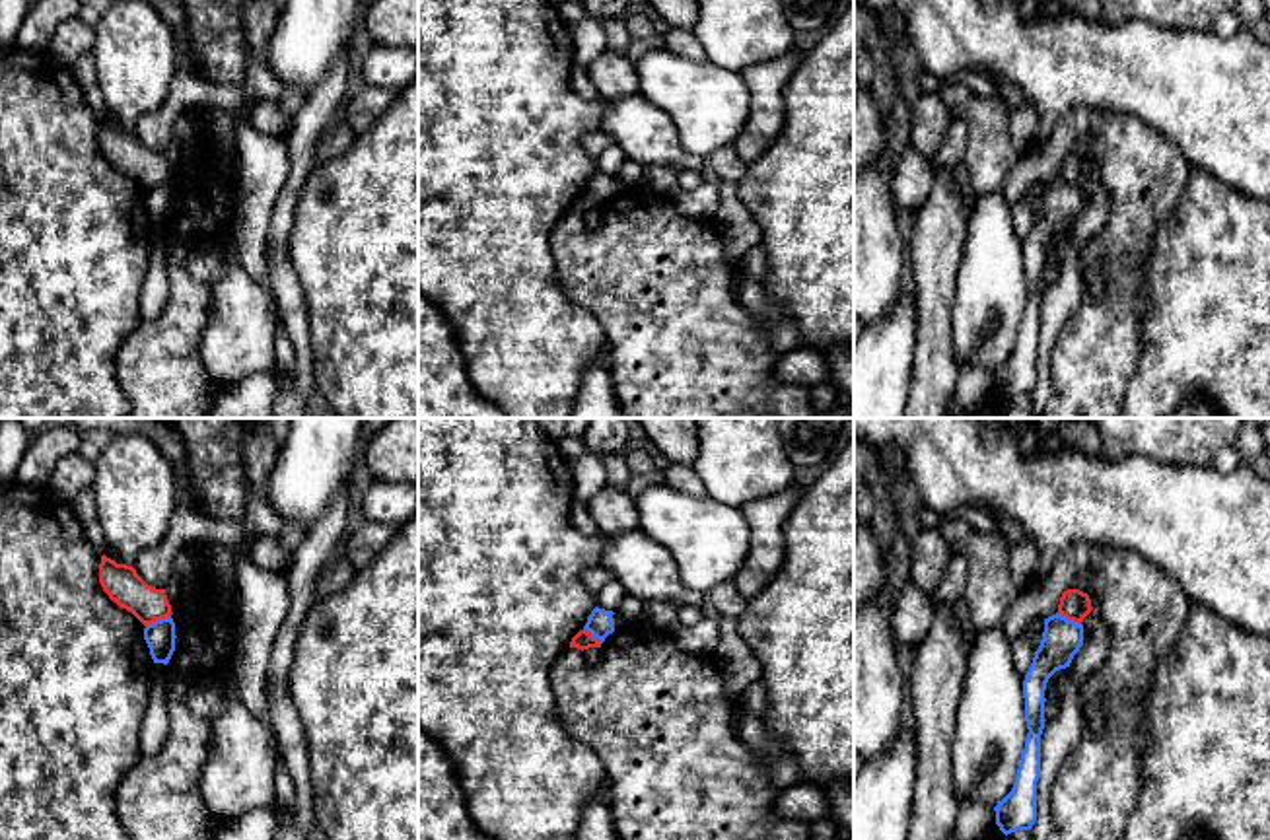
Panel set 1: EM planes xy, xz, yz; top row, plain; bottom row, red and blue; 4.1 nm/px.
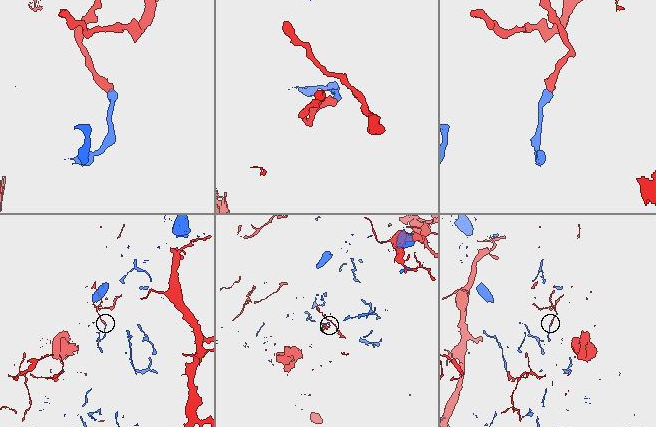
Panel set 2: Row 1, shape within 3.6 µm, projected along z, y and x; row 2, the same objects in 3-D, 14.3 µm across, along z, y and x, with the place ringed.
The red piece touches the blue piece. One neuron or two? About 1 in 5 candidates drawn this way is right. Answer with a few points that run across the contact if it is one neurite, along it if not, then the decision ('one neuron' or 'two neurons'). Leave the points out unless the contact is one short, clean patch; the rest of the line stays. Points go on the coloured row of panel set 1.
xy (170, 615), (146, 627) | two neurons

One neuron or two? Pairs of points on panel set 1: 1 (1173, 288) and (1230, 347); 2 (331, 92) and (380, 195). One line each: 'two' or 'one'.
1: one
2: two

